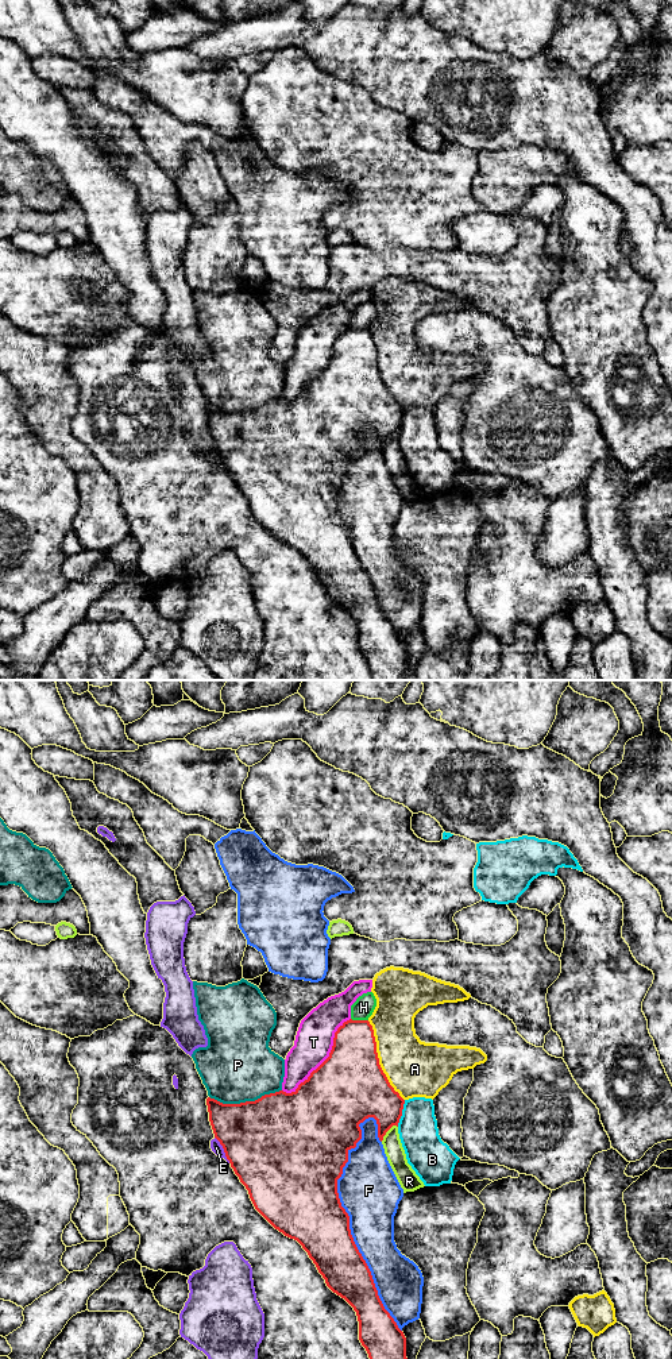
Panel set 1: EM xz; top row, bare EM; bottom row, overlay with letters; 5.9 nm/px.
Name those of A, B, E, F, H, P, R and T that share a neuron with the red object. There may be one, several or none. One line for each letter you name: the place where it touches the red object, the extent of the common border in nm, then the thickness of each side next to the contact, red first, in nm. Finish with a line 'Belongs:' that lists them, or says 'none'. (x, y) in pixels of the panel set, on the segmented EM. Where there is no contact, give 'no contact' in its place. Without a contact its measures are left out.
Belongs: none

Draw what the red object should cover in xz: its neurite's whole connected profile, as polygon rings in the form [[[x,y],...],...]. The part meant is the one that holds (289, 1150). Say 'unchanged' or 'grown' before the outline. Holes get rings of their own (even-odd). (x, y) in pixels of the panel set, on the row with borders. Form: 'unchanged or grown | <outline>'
unchanged | [[[352,1019],[337,1028],[329,1057],[294,1092],[279,1090],[240,1104],[223,1104],[206,1099],[215,1138],[223,1146],[235,1174],[248,1190],[255,1209],[275,1229],[297,1240],[316,1265],[327,1286],[354,1308],[359,1321],[359,1340],[370,1359],[408,1359],[406,1337],[385,1309],[371,1271],[354,1242],[349,1216],[339,1198],[337,1180],[348,1162],[348,1151],[362,1139],[359,1124],[374,1117],[382,1142],[393,1126],[398,1127],[403,1104],[405,1100],[390,1085],[379,1065],[372,1026],[368,1020]]]

